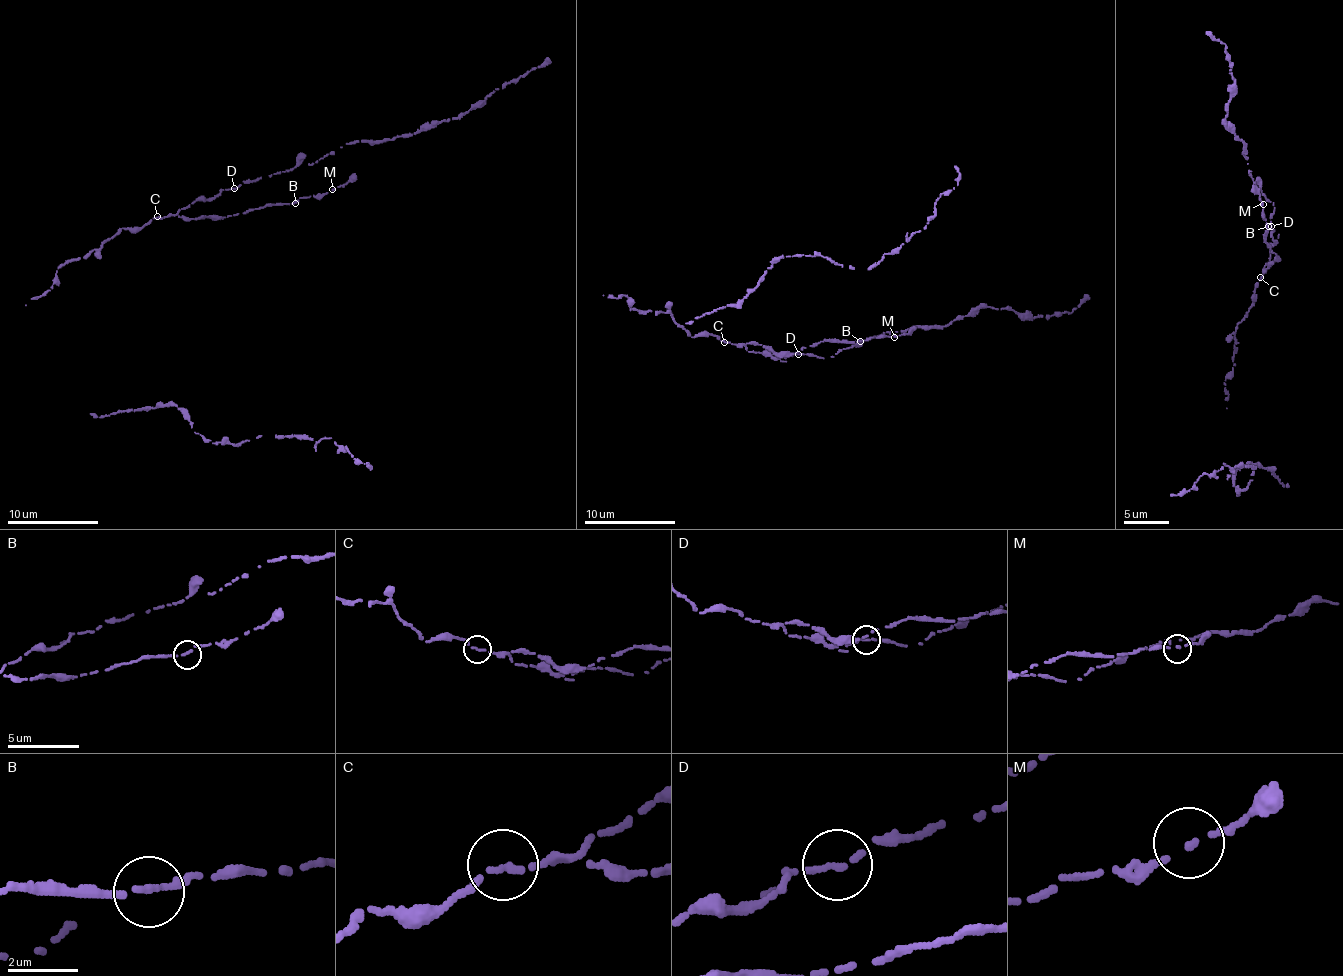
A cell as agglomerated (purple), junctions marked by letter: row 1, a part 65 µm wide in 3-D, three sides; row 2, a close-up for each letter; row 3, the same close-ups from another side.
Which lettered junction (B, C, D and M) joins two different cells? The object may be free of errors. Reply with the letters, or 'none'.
none

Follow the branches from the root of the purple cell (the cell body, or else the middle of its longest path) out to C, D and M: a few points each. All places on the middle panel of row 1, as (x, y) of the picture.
C: (652, 311), (670, 313), (692, 337), (710, 333), (724, 342)
D: (652, 311), (670, 313), (692, 337), (710, 333), (720, 341), (744, 346), (748, 352), (773, 358), (797, 354)
M: (652, 311), (670, 313), (692, 337), (710, 333), (776, 353), (822, 341), (894, 337)

